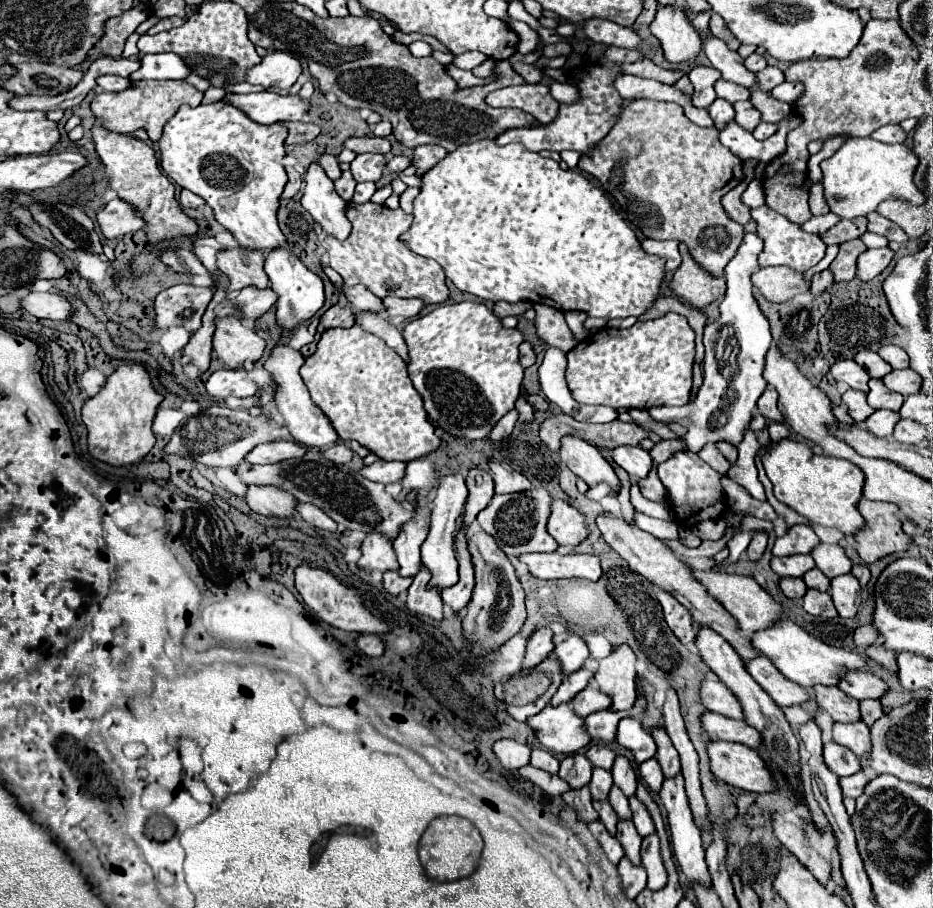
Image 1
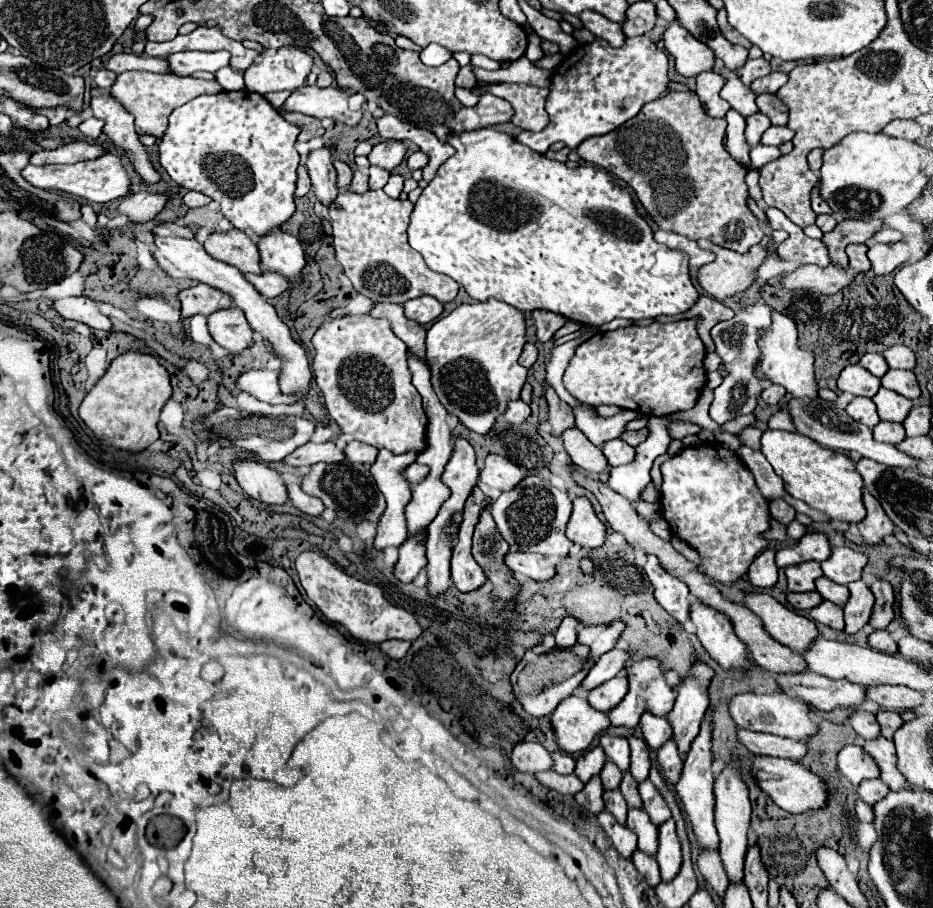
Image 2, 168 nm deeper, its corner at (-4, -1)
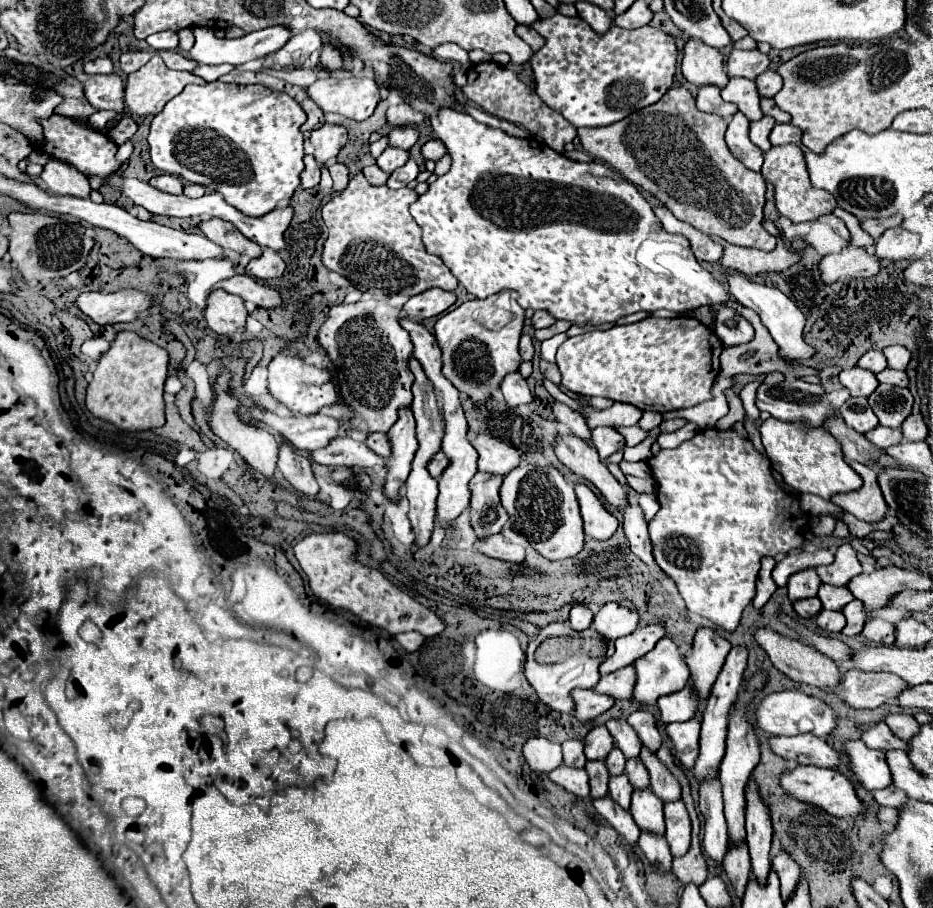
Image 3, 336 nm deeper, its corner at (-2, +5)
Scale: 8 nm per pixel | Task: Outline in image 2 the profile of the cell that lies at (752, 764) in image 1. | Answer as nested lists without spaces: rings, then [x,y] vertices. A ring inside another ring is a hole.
[[[756,756],[754,764],[752,764],[752,774],[758,782],[758,786],[786,812],[790,814],[800,814],[806,810],[818,810],[824,808],[828,802],[828,786],[826,782],[810,772],[808,768],[804,768],[800,762],[794,760],[784,760],[784,758],[770,758],[770,756]]]

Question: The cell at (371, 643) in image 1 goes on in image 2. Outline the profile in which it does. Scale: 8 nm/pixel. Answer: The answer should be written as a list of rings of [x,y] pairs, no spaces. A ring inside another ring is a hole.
[[[386,640],[386,642],[380,644],[382,652],[388,654],[390,658],[394,658],[394,660],[404,658],[406,652],[410,650],[410,646],[412,646],[412,642],[402,642],[402,640]]]

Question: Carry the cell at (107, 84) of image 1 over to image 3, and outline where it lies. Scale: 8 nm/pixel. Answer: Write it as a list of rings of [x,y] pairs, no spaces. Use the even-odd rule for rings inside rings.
[[[96,58],[94,62],[84,64],[84,72],[86,74],[112,74],[112,60],[110,58]]]

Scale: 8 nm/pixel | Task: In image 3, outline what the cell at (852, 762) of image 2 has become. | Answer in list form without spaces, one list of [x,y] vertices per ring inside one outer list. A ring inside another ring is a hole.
[[[850,740],[850,744],[842,748],[842,756],[848,762],[850,772],[866,790],[878,790],[892,784],[884,754],[874,748],[866,748],[862,740]]]

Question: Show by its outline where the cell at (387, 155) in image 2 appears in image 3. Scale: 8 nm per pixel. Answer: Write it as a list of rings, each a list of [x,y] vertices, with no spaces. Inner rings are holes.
[[[406,126],[406,128],[392,128],[386,134],[386,138],[388,138],[388,146],[408,148],[410,150],[416,144],[416,140],[418,140],[418,132],[416,132],[416,128],[410,128],[410,126]]]

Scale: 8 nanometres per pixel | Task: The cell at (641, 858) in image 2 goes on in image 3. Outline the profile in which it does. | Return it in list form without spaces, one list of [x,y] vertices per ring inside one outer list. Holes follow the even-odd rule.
[[[642,832],[638,838],[638,846],[644,852],[644,856],[656,864],[662,872],[668,872],[672,866],[672,856],[668,850],[668,844],[662,836],[654,836],[650,832]]]

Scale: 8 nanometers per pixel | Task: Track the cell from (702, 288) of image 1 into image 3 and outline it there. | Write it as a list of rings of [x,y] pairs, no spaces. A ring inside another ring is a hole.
[[[763,220],[764,228],[772,236],[778,238],[778,244],[772,252],[762,252],[754,248],[742,248],[742,246],[732,246],[724,242],[724,254],[720,264],[728,270],[736,270],[748,278],[758,276],[758,274],[768,274],[768,272],[782,272],[796,264],[800,260],[798,252],[790,252],[790,248],[784,244],[780,238],[780,230],[771,221]]]

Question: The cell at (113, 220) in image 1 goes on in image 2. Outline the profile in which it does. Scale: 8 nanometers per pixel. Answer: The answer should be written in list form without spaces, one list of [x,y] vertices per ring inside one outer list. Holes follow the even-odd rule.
[[[138,192],[120,202],[118,212],[128,216],[132,222],[152,220],[168,202],[168,192]]]

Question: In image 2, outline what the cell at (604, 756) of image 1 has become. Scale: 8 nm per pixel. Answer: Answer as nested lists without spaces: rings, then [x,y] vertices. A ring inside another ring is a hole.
[[[604,734],[600,738],[600,746],[604,748],[608,760],[616,762],[622,772],[626,772],[630,768],[630,744],[628,744],[626,738]]]

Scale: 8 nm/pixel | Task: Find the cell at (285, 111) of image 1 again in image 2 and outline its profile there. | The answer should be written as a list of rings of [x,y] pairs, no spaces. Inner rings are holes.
[[[302,86],[290,94],[284,102],[288,112],[302,112],[314,118],[334,118],[348,126],[356,126],[362,120],[362,112],[352,112],[348,108],[348,100],[354,92],[338,86],[318,88],[318,86]]]

